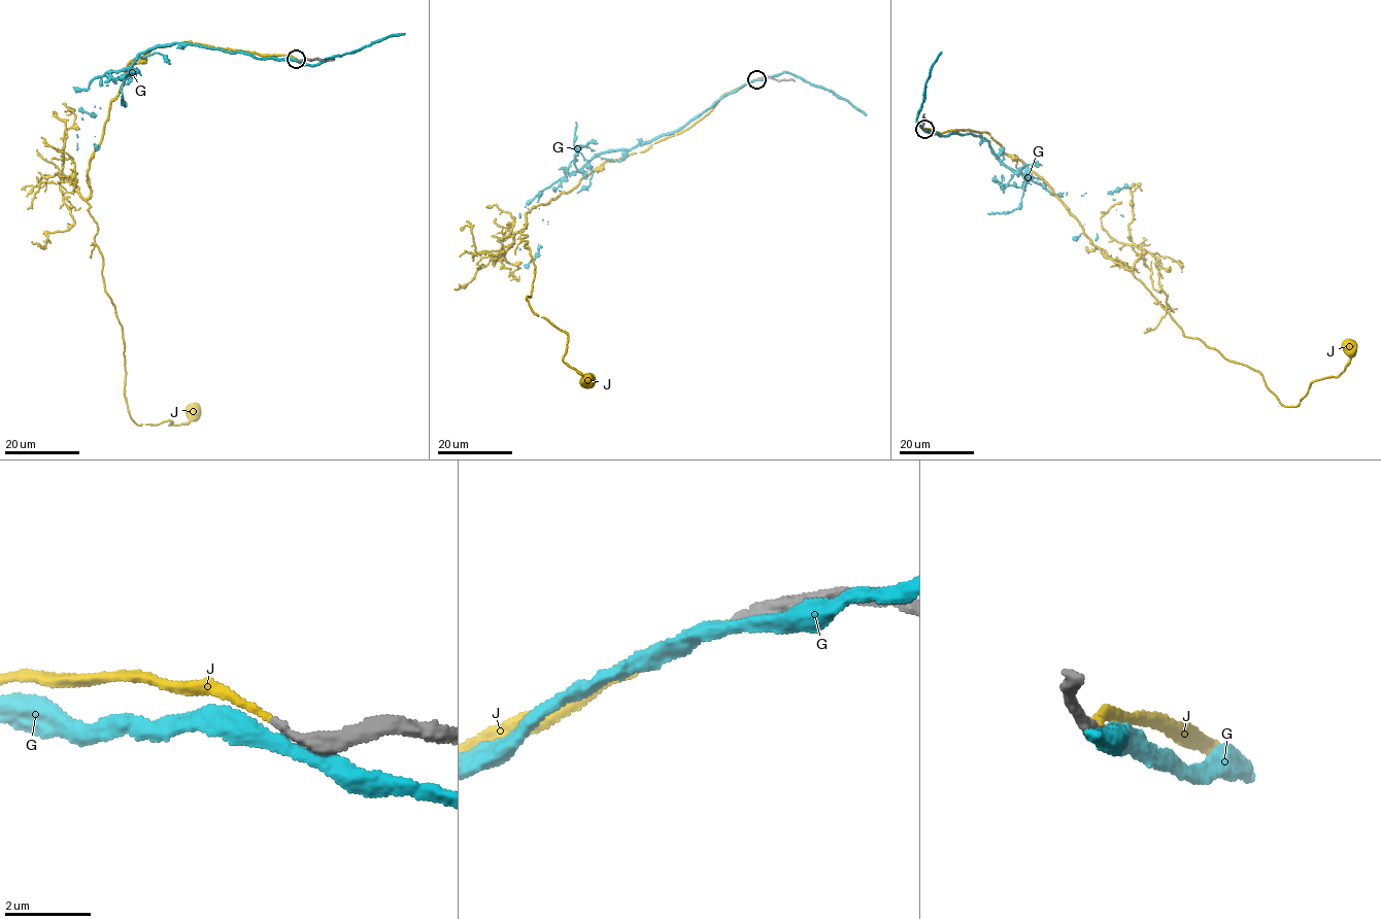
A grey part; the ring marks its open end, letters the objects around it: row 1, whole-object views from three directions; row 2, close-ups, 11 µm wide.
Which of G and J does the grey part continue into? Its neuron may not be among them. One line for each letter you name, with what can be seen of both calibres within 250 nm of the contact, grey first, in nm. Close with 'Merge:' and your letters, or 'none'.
J: calibres 260 and 120 nm
Merge: J

